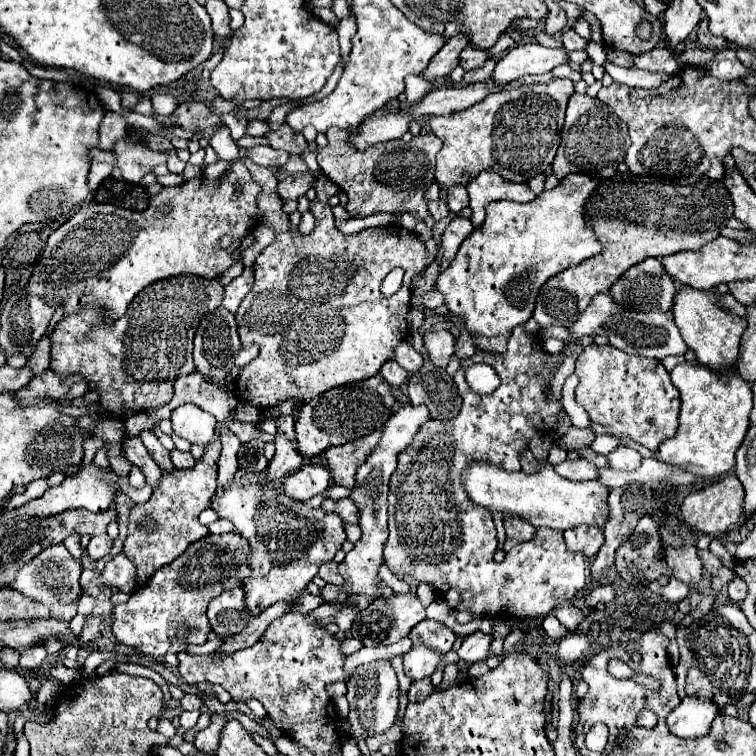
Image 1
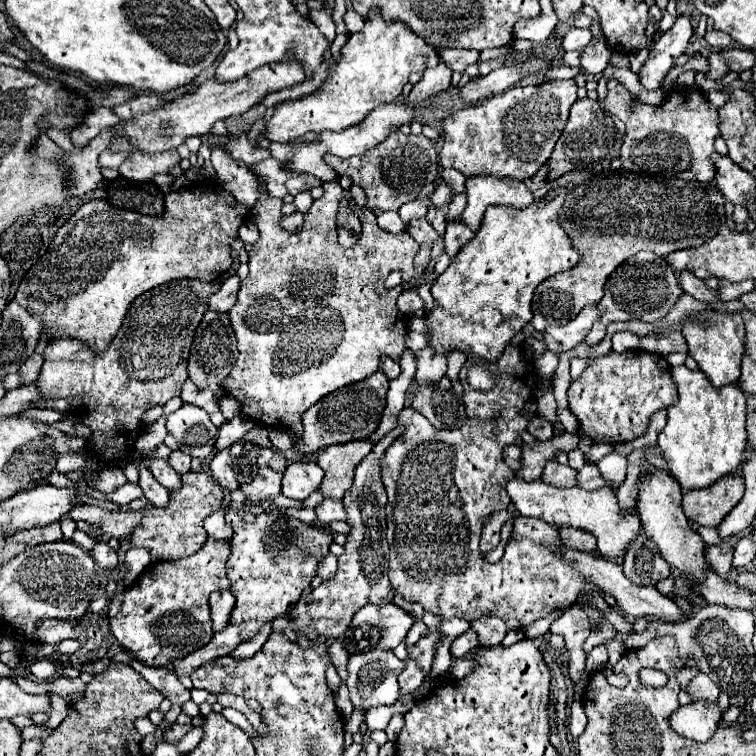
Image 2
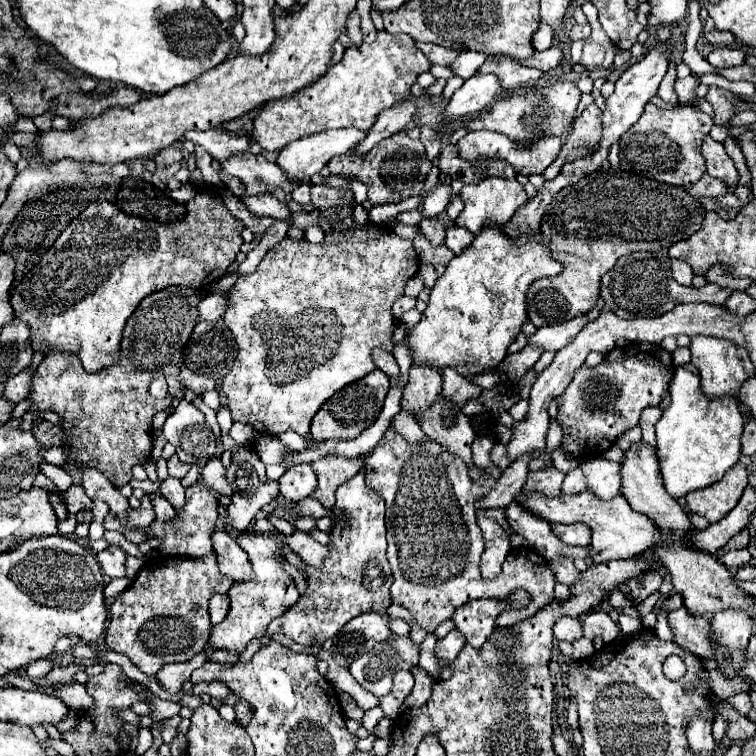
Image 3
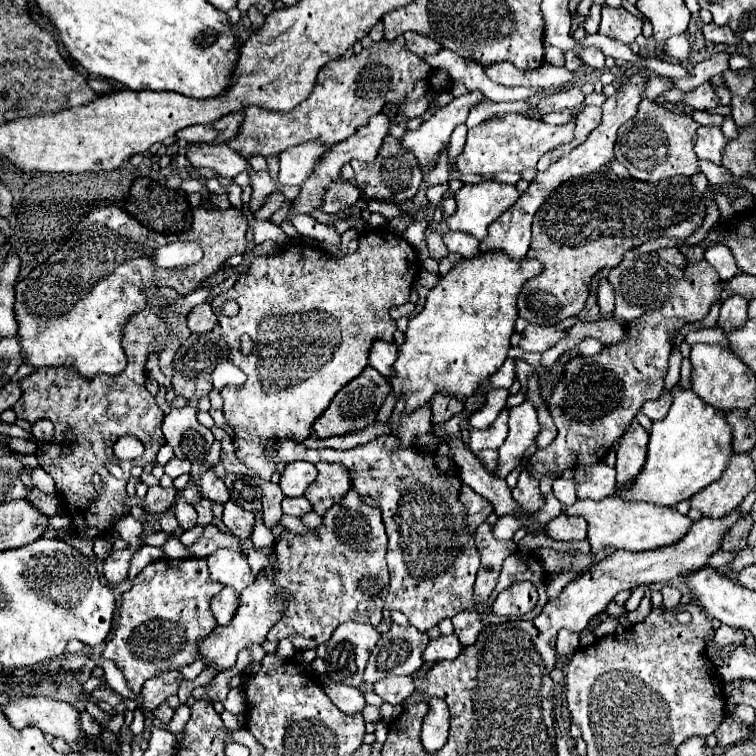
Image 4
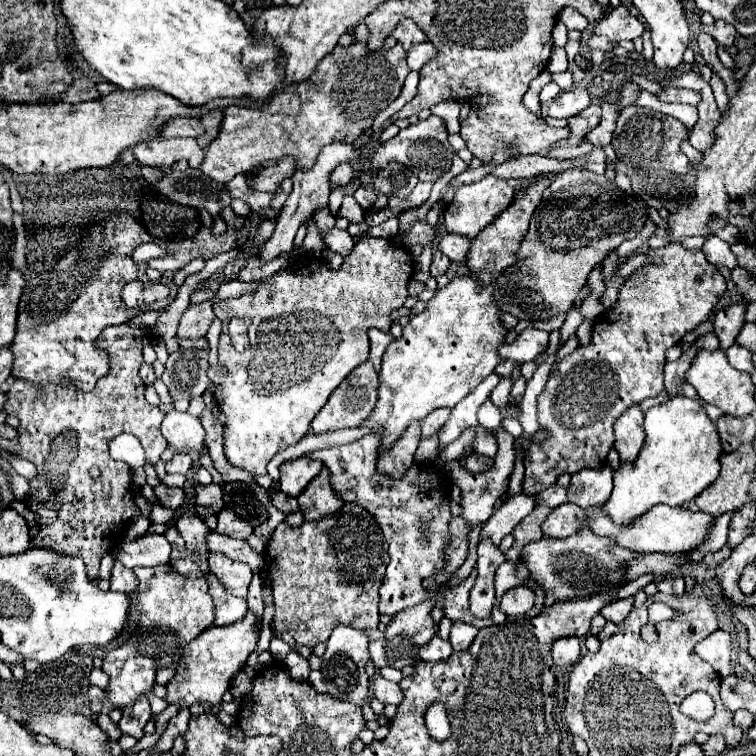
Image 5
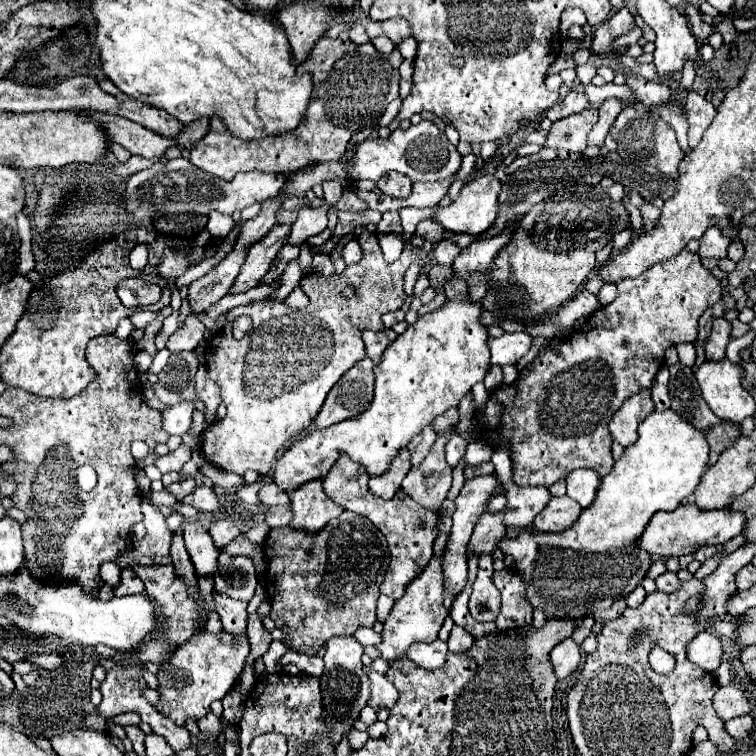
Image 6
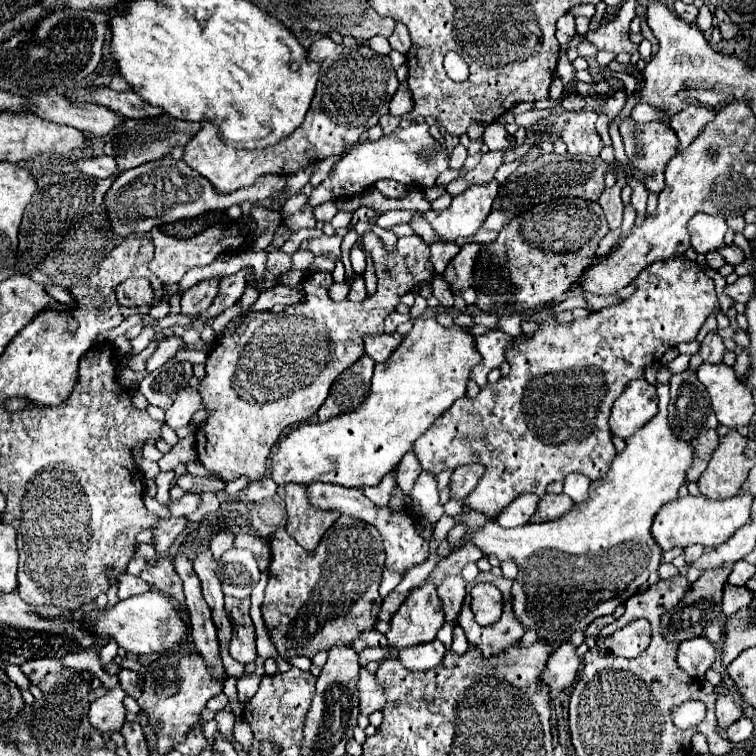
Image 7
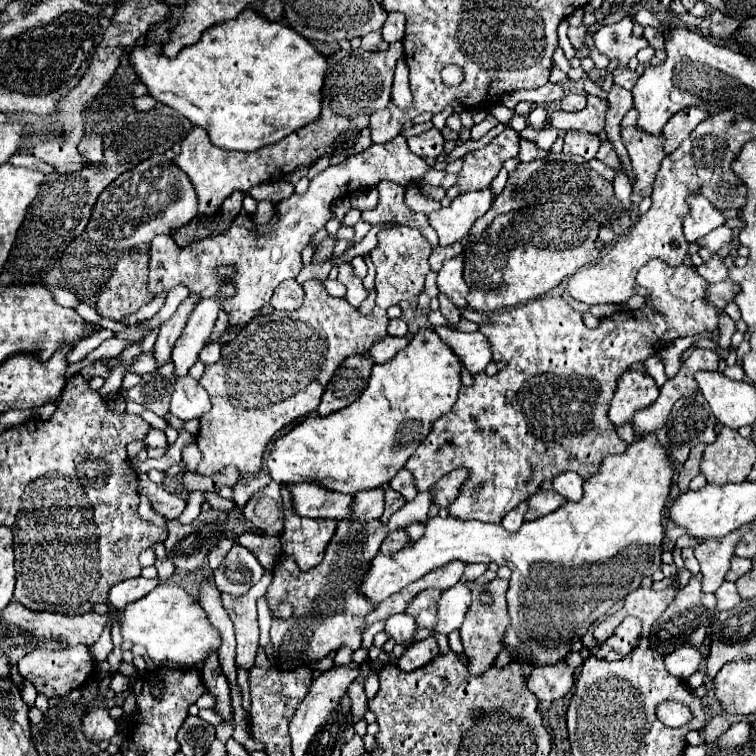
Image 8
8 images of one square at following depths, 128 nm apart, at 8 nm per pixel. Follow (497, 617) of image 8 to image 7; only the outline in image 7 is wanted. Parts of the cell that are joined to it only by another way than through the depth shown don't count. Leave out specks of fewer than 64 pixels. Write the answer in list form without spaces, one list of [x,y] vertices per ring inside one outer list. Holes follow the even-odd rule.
[[[510,586],[504,590],[504,612],[502,618],[492,624],[492,626],[480,626],[474,620],[474,614],[470,610],[470,600],[466,596],[462,612],[458,616],[458,626],[464,630],[468,642],[472,646],[476,646],[482,656],[490,658],[494,654],[504,652],[506,648],[518,644],[518,640],[522,638],[522,634],[526,632],[524,628],[520,628],[520,622],[516,620],[514,612],[512,612],[512,602],[510,602]]]

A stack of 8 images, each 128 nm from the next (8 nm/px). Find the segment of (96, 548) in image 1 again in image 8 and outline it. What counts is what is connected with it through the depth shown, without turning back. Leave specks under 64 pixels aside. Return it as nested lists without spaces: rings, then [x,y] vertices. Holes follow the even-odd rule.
[[[132,578],[132,580],[124,580],[120,584],[116,584],[110,592],[108,592],[108,604],[114,606],[116,610],[122,610],[124,606],[144,598],[148,592],[152,592],[156,586],[160,584],[158,578],[148,580],[148,578]]]

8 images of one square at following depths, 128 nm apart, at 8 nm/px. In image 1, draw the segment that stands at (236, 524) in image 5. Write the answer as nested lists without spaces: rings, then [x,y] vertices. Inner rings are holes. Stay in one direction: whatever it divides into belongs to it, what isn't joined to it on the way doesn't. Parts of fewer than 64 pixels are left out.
[[[278,432],[274,438],[274,446],[276,446],[276,454],[274,458],[268,462],[266,468],[266,480],[272,484],[282,482],[282,478],[286,478],[290,472],[294,472],[296,468],[302,466],[302,456],[296,452],[294,444],[284,436],[284,432]]]

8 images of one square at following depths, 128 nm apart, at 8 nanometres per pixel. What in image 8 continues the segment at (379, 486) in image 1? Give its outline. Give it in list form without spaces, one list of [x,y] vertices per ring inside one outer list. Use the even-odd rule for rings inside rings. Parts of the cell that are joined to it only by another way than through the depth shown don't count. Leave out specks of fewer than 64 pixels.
[[[338,520],[338,528],[322,564],[308,572],[300,572],[288,558],[282,558],[280,564],[276,564],[272,572],[274,580],[268,588],[268,606],[272,610],[272,604],[280,604],[280,600],[292,600],[292,604],[296,604],[296,616],[292,616],[288,624],[284,624],[284,620],[272,620],[270,628],[272,652],[280,670],[318,662],[338,646],[348,646],[352,650],[360,648],[366,626],[364,618],[374,604],[360,598],[356,584],[360,584],[360,576],[368,570],[372,556],[376,556],[388,532],[390,530],[380,524],[380,520],[372,520],[372,524],[348,524],[348,520]]]

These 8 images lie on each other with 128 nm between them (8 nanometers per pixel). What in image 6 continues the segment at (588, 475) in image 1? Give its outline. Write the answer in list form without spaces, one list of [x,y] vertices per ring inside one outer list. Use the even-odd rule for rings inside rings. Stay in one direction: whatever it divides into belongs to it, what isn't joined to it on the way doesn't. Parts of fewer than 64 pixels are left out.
[[[484,512],[484,516],[478,518],[472,538],[468,542],[468,556],[492,554],[496,550],[496,540],[500,540],[504,532],[506,532],[506,526],[502,524],[502,512],[498,514]]]

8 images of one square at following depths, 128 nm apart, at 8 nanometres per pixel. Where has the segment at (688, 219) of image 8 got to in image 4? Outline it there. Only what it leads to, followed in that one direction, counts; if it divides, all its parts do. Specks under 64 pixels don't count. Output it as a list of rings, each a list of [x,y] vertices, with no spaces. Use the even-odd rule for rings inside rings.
[[[724,244],[710,246],[704,256],[706,256],[708,264],[720,274],[722,280],[730,280],[732,276],[740,274],[740,268],[736,268],[736,262],[734,262],[734,256],[732,256],[730,248],[724,246]]]

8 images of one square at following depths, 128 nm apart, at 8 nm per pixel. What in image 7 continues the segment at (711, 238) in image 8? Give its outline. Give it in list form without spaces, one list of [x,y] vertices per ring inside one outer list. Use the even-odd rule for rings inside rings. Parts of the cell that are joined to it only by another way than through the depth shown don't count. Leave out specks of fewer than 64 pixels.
[[[730,244],[730,246],[722,246],[718,248],[718,254],[730,264],[730,266],[736,266],[744,260],[744,252],[736,246],[736,244]]]

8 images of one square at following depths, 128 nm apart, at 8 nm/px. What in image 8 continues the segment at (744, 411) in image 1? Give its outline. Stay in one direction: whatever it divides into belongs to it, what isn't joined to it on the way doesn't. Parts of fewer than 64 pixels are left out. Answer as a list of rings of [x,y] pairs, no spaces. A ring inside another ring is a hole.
[[[646,436],[630,444],[628,452],[606,456],[600,470],[584,480],[584,496],[580,502],[566,502],[556,512],[546,514],[542,518],[536,518],[534,522],[524,522],[518,532],[504,530],[502,524],[484,524],[478,520],[452,520],[452,518],[430,518],[426,524],[426,530],[418,542],[406,544],[400,552],[386,556],[378,552],[370,566],[366,576],[360,582],[360,594],[368,598],[374,606],[378,606],[388,596],[400,592],[414,580],[422,578],[424,574],[446,566],[452,560],[462,560],[466,564],[474,562],[496,562],[504,564],[512,570],[510,588],[506,592],[508,600],[508,616],[510,626],[506,628],[502,636],[504,648],[512,654],[512,660],[522,664],[556,664],[564,660],[570,652],[570,646],[580,640],[586,630],[592,626],[592,620],[598,620],[608,614],[608,610],[622,600],[628,592],[636,590],[644,576],[652,576],[662,560],[660,560],[660,546],[664,540],[664,506],[670,494],[672,480],[676,476],[676,470],[672,468],[672,460],[666,454],[666,450],[660,448],[656,436]],[[600,564],[602,572],[592,572],[592,588],[532,588],[538,586],[538,580],[532,580],[532,572],[542,568],[584,568]]]

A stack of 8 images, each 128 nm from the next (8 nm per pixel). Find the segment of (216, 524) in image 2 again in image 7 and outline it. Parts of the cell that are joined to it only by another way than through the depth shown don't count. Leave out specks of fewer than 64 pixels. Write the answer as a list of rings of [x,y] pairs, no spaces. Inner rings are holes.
[[[230,548],[220,558],[216,566],[216,576],[226,596],[248,598],[254,584],[260,580],[260,570],[258,570],[258,564],[252,552]]]

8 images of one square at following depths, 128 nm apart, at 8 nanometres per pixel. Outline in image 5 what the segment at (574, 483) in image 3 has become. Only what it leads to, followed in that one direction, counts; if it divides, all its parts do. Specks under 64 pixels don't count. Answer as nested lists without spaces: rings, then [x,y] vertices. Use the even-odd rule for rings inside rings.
[[[552,484],[550,488],[546,488],[546,490],[538,492],[538,494],[534,496],[534,500],[536,500],[536,504],[540,504],[540,502],[542,502],[544,506],[556,508],[558,504],[568,502],[568,494],[566,494],[566,488],[564,488],[564,486],[560,486],[560,484]]]

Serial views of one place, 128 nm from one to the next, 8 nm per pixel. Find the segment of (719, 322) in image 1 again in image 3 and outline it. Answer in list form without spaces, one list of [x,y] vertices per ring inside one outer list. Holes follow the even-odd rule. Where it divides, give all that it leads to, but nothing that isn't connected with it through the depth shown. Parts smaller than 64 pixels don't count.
[[[696,336],[696,338],[692,338],[690,352],[692,352],[692,364],[700,372],[700,388],[704,392],[704,396],[710,398],[710,400],[724,398],[724,396],[734,396],[736,398],[740,386],[750,376],[754,376],[754,366],[752,366],[750,358],[748,358],[748,352],[744,348],[732,344],[730,340]]]

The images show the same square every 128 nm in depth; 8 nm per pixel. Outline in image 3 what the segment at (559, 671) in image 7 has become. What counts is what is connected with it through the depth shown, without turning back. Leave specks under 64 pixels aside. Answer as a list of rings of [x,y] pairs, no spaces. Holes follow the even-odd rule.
[[[560,618],[554,624],[554,638],[574,642],[582,638],[582,620],[580,618]]]

